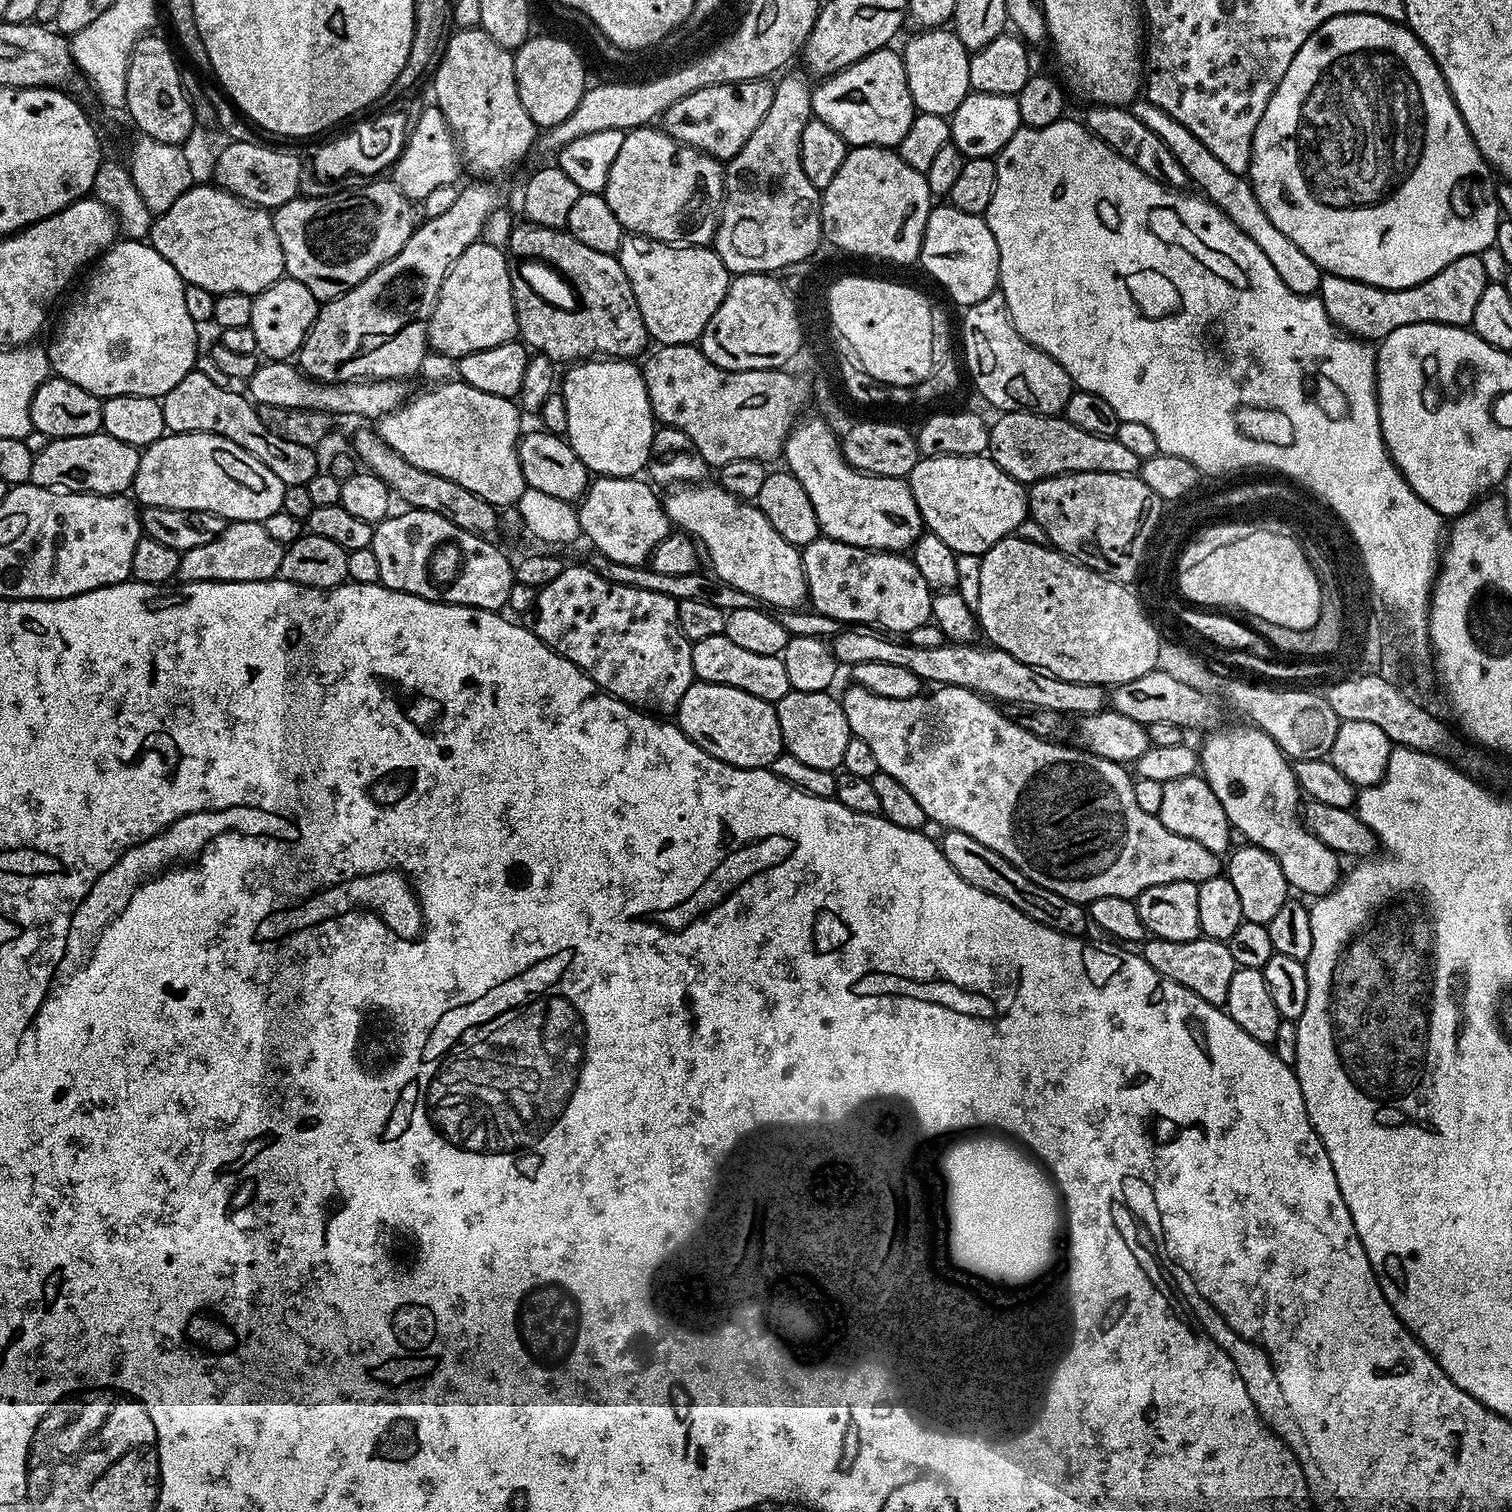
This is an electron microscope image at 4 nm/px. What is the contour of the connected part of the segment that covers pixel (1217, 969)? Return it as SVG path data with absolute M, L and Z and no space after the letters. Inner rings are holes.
M1148 938L1143 941L1142 955L1144 961L1165 980L1186 986L1186 990L1198 994L1198 998L1210 1002L1215 1008L1224 1008L1226 994L1230 991L1230 978L1234 978L1238 967L1225 941L1201 938L1190 942L1170 942Z

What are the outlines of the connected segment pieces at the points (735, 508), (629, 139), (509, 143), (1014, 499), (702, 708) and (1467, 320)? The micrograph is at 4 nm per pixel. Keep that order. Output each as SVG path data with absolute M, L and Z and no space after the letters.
M716 482L682 484L669 492L672 493L662 500L669 521L695 541L702 552L704 547L708 564L722 583L753 596L756 599L753 601L773 609L796 608L805 603L808 583L804 577L801 549L786 542L786 538L770 526L766 514L762 514L755 503L739 500Z
M645 126L634 128L624 132L622 150L618 150L618 158L614 158L614 166L610 166L608 181L602 195L604 201L610 206L610 210L614 210L614 218L618 218L620 225L629 233L648 236L652 240L661 240L664 244L708 246L713 243L716 235L716 227L720 224L720 209L724 203L724 170L725 165L721 161L715 160L713 156L707 156L696 148L689 148L686 144L679 144L675 138L668 135L667 132L661 130L659 127Z
M479 26L461 28L449 35L435 76L435 107L442 110L467 171L469 168L476 175L473 177L496 178L492 176L510 171L527 158L532 143L537 143L538 125L518 98L516 62L509 49L494 42Z
M987 455L926 456L916 461L906 479L925 529L938 534L961 556L983 556L1007 536L1019 533L1020 523L1029 519L1025 485L1010 478Z
M694 682L690 690L682 694L682 702L676 707L674 720L699 748L706 750L706 754L739 768L768 768L785 751L775 703L754 698L754 694L746 694L746 690L738 690L734 686Z
M1463 256L1438 270L1434 278L1426 278L1426 282L1409 288L1379 288L1350 278L1325 275L1318 295L1337 329L1365 342L1379 342L1401 326L1449 324L1462 328L1471 325L1478 298L1482 298L1482 290L1486 290L1488 283L1483 259L1480 256Z

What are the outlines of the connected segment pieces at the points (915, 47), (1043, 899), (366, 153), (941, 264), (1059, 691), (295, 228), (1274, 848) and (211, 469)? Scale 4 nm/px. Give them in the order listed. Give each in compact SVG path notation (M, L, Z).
M947 27L920 30L915 34L917 36L910 37L908 45L902 48L906 82L910 86L912 101L920 112L951 117L952 112L962 106L970 91L970 53L962 46L955 31Z
M951 830L945 831L943 835L944 840L939 841L940 851L946 862L954 866L954 874L958 874L962 882L970 882L970 886L986 894L994 894L994 898L1002 898L1002 902L1010 902L1010 906L1022 910L1027 917L1034 918L1040 925L1066 932L1068 936L1083 935L1082 922L1087 919L1087 911L1083 905L1062 898L1061 895L1030 881L1006 858L1002 858L1002 854L990 850L990 846L982 846L978 838L970 838L970 834Z
M386 110L388 112L366 123L362 134L352 132L320 147L313 160L312 172L316 181L328 186L335 184L344 176L350 174L366 175L369 178L381 175L387 171L401 154L407 133L410 128L410 118L400 110Z
M951 206L933 207L928 215L918 264L948 291L949 298L961 309L990 298L1000 283L998 242L987 219Z
M905 643L900 650L898 662L905 666L922 682L934 682L940 686L970 689L980 695L1001 702L1028 704L1029 709L1045 708L1063 713L1068 718L1089 716L1105 707L1105 685L1066 682L1056 676L1049 676L1039 668L1032 668L1026 662L1006 654L995 646L978 646L979 644L945 643L942 647L923 649Z
M376 178L364 188L334 196L308 196L286 202L271 213L274 230L284 255L284 270L291 279L302 282L318 302L327 302L349 292L380 264L385 264L412 237L413 201L404 197L388 178Z
M1225 726L1217 727L1215 730L1209 731L1208 736L1204 740L1204 745L1199 745L1198 755L1200 757L1200 768L1202 769L1202 775L1204 781L1210 786L1210 790L1214 790L1214 794L1218 794L1218 802L1222 802L1222 810L1226 810L1226 818L1229 824L1237 833L1240 832L1245 837L1243 838L1247 843L1256 845L1257 848L1270 852L1274 859L1282 866L1282 874L1286 874L1288 879L1289 889L1295 890L1296 888L1305 897L1312 896L1311 898L1319 898L1325 896L1326 893L1333 891L1336 885L1340 883L1342 879L1342 868L1340 872L1340 863L1342 863L1341 857L1337 853L1330 850L1330 846L1326 846L1318 838L1314 838L1314 834L1310 834L1308 829L1304 827L1302 823L1302 793L1299 786L1299 782L1295 778L1295 770L1293 765L1287 756L1284 755L1283 750L1265 733L1262 729L1255 726L1246 726L1248 728L1224 728Z
M177 432L165 434L140 452L138 474L134 478L130 492L145 508L162 506L187 512L210 510L229 522L233 520L263 522L266 518L270 518L270 514L281 511L285 487L282 478L278 478L278 474L274 474L270 466L258 462L254 454L246 454L242 446L234 446L234 442L226 438L205 432Z

